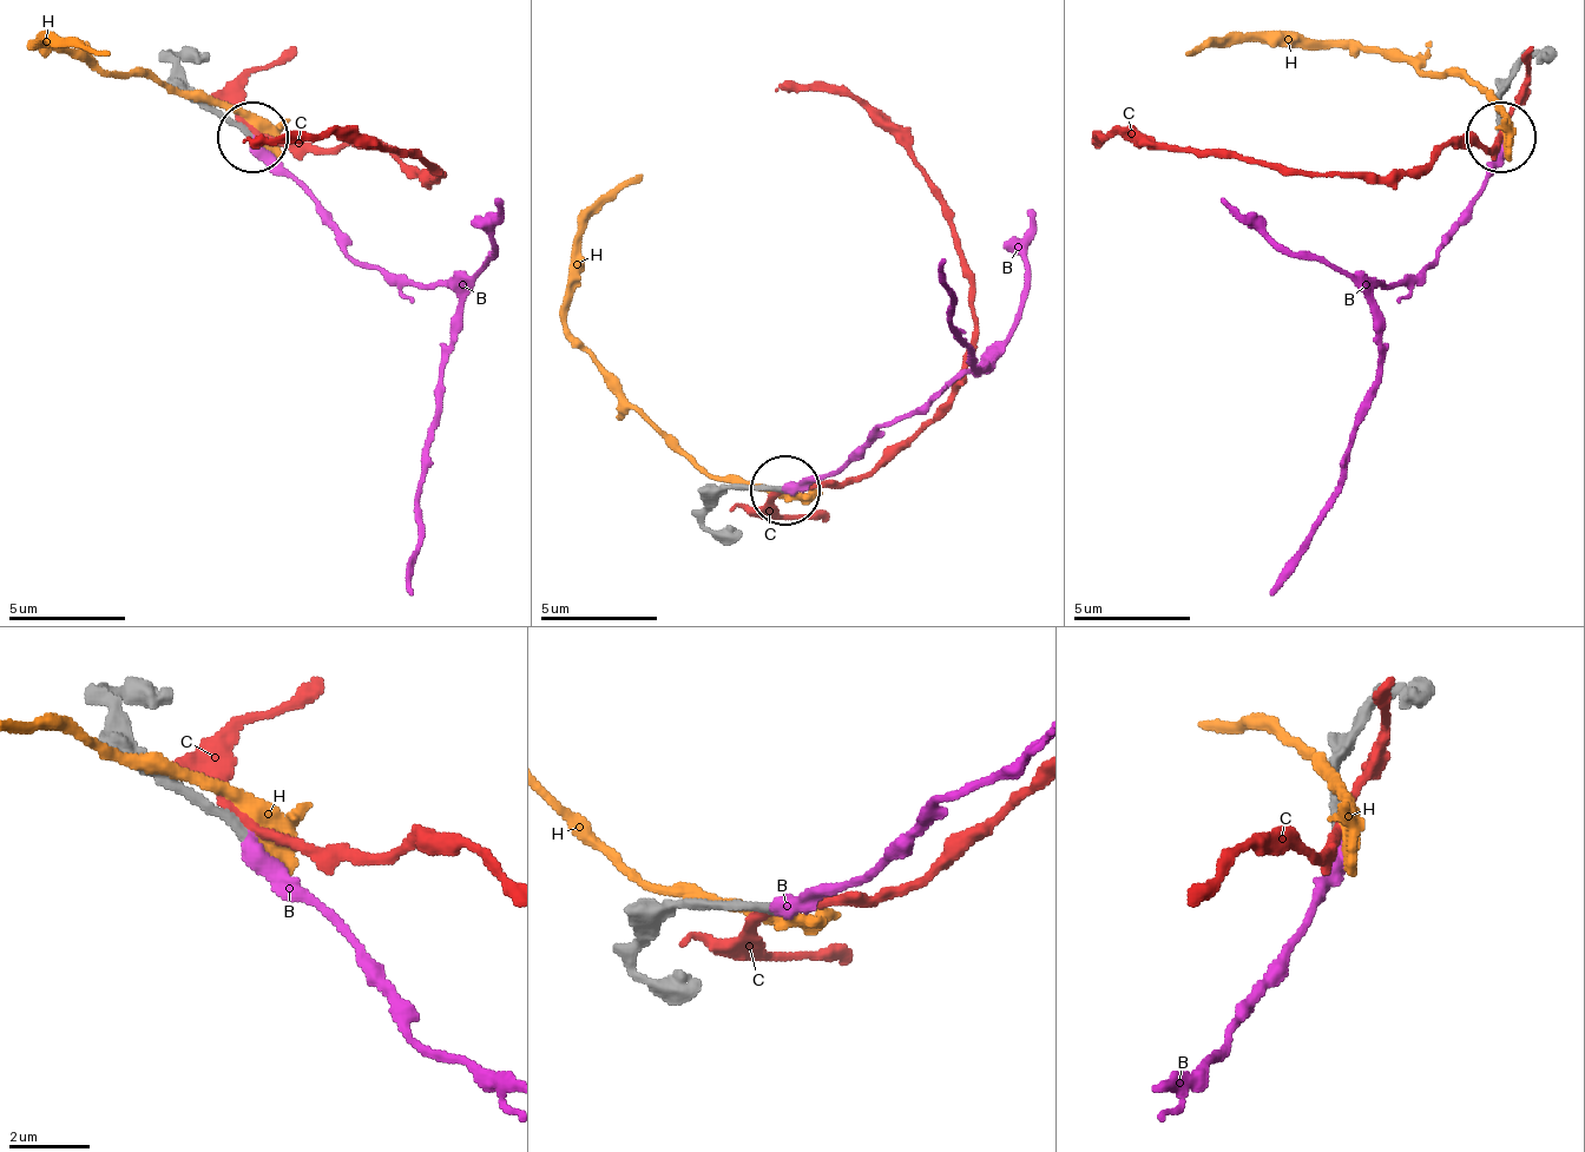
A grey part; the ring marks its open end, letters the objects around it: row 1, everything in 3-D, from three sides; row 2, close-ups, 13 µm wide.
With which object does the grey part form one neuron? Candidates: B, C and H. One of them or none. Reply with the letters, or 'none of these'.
B

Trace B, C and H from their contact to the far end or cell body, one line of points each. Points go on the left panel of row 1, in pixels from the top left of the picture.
B: (254, 136), (301, 188), (353, 257), (440, 281), (458, 298), (440, 415), (423, 445), (423, 485), (412, 597)
C: (242, 130), (335, 146), (382, 146), (418, 176), (440, 176), (423, 158), (323, 136), (242, 142)
H: (248, 130), (236, 112), (184, 100), (160, 83), (107, 77), (91, 59), (32, 47), (44, 41), (107, 53)

